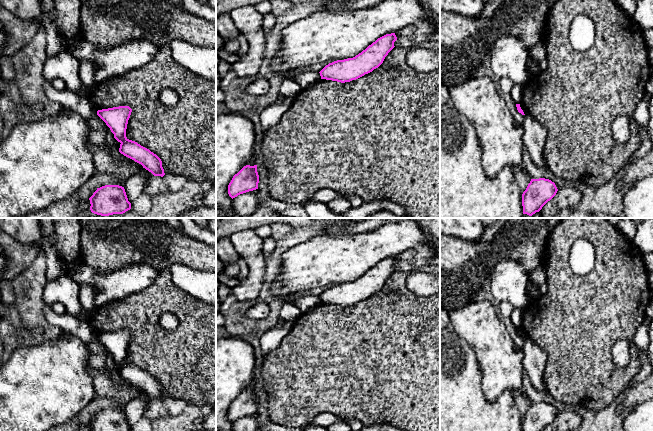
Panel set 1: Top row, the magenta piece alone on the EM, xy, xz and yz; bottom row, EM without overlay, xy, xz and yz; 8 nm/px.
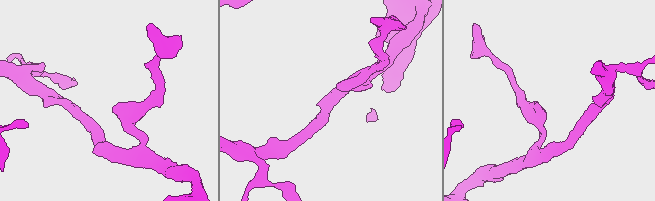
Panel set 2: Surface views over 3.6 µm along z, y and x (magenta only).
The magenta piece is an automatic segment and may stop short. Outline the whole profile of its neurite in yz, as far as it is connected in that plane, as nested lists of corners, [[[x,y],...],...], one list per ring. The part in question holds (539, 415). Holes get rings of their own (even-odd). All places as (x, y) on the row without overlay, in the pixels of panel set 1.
[[[531,403],[522,418],[522,430],[543,431],[556,419],[557,415],[555,407],[549,403]]]

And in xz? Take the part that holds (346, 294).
[[[395,257],[386,258],[355,281],[329,287],[319,296],[321,303],[345,307],[372,296],[383,287],[396,264]]]

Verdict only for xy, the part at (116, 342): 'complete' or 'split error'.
complete

